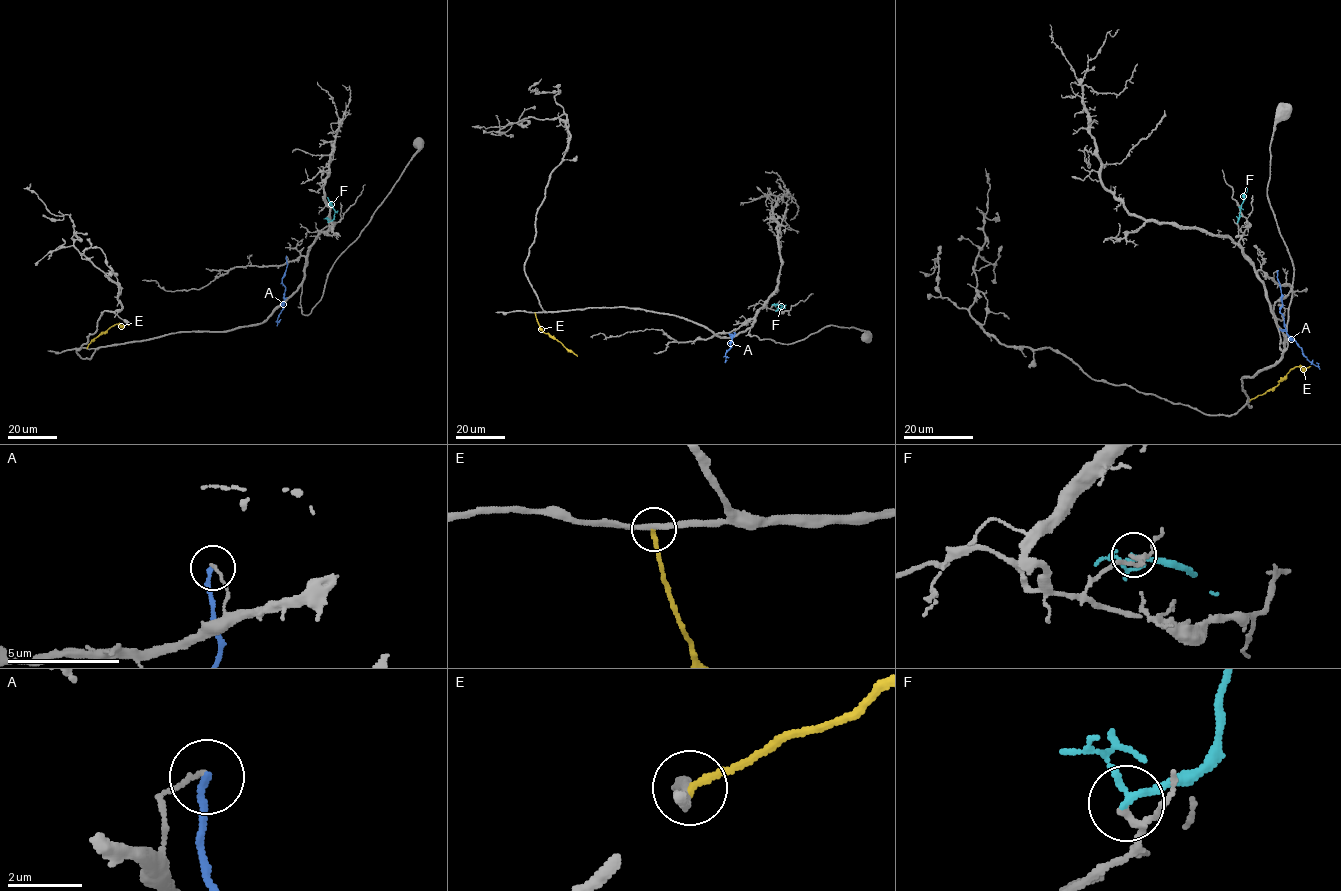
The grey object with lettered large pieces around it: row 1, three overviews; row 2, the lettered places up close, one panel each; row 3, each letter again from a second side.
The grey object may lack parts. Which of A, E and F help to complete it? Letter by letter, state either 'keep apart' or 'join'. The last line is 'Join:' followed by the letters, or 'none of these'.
A: keep apart
E: keep apart
F: keep apart
Join: none of these

